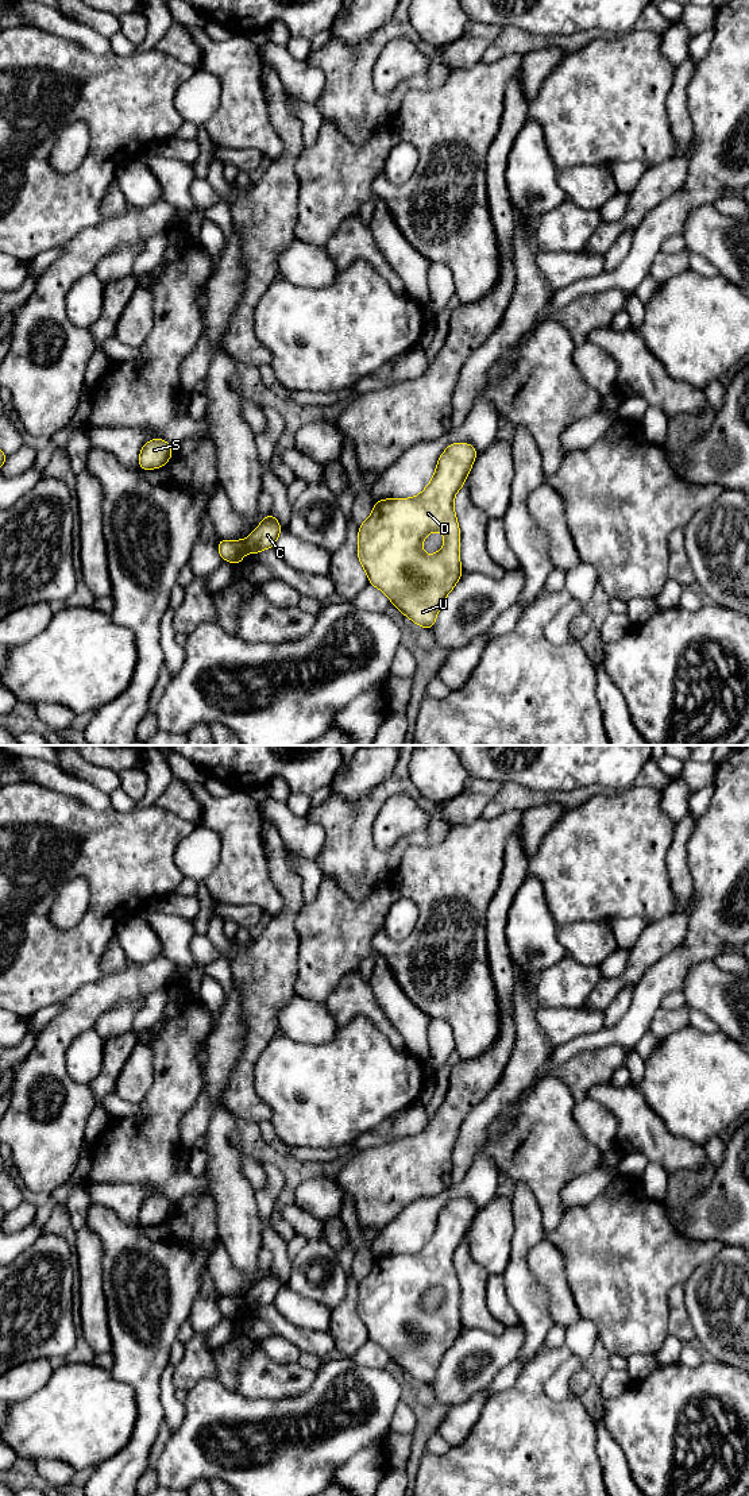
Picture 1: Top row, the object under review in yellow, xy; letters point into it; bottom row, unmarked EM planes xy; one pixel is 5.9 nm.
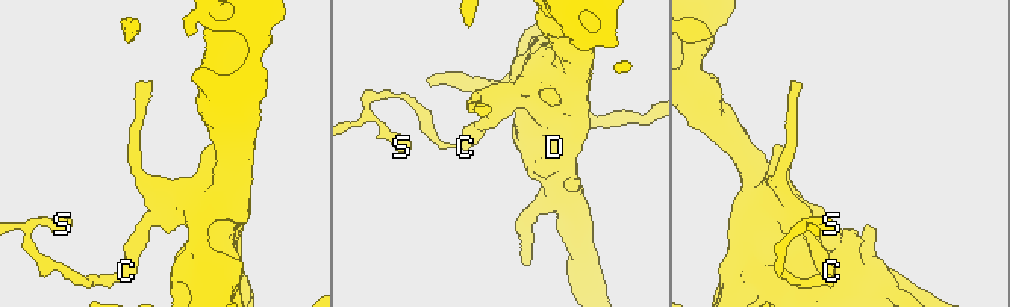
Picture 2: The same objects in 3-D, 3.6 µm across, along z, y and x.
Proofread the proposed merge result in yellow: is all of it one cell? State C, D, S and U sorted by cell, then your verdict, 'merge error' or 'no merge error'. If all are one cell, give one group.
C D U / S; merge error

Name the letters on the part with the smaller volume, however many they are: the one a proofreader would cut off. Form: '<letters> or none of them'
S

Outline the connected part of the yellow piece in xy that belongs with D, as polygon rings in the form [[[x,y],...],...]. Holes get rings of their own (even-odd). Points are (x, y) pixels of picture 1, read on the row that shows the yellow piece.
[[[470,443],[449,444],[439,458],[431,482],[418,496],[377,501],[370,517],[359,525],[358,558],[368,577],[368,583],[383,591],[390,598],[391,605],[397,606],[405,617],[409,617],[422,628],[433,628],[443,601],[463,575],[460,566],[460,529],[453,500],[464,485],[476,455],[478,451]],[[431,532],[441,532],[444,535],[444,545],[435,555],[426,555],[422,550],[422,543]]]

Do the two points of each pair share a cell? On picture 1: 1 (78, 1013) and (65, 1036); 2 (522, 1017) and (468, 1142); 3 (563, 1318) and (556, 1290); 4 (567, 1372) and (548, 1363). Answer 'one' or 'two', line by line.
1: one
2: one
3: one
4: two

